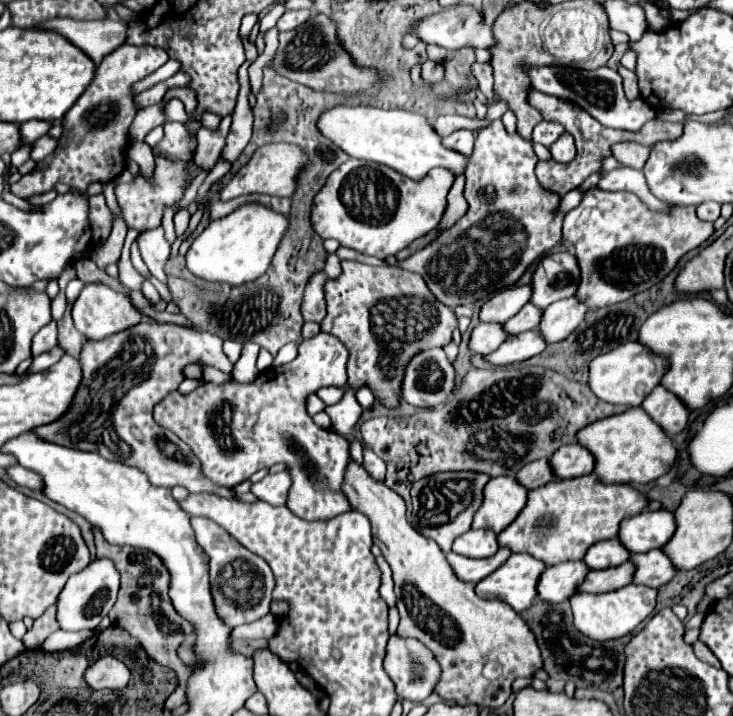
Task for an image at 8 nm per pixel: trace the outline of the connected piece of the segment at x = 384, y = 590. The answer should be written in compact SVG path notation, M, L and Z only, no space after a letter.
M378 557L378 567L382 569L382 587L380 587L380 593L382 593L384 601L392 607L396 603L396 595L394 595L394 581L392 581L390 565L386 563L384 557Z

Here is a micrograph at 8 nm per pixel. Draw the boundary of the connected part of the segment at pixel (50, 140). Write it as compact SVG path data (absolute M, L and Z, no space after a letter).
M44 135L40 137L36 143L34 143L34 149L32 149L32 159L34 161L42 161L46 155L50 155L58 145L58 139L54 139L52 135Z

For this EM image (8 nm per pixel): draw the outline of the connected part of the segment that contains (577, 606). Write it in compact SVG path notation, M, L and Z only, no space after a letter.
M628 585L618 591L602 593L602 595L576 593L570 597L570 605L574 615L574 625L582 635L594 641L608 641L608 639L618 639L628 635L654 611L656 589L650 589L644 585Z

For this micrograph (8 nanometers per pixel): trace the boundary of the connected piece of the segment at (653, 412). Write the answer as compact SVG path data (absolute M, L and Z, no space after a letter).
M658 385L640 405L654 423L658 423L668 435L678 435L688 421L688 409L680 403L678 397L674 397L670 391L666 391L662 385Z

